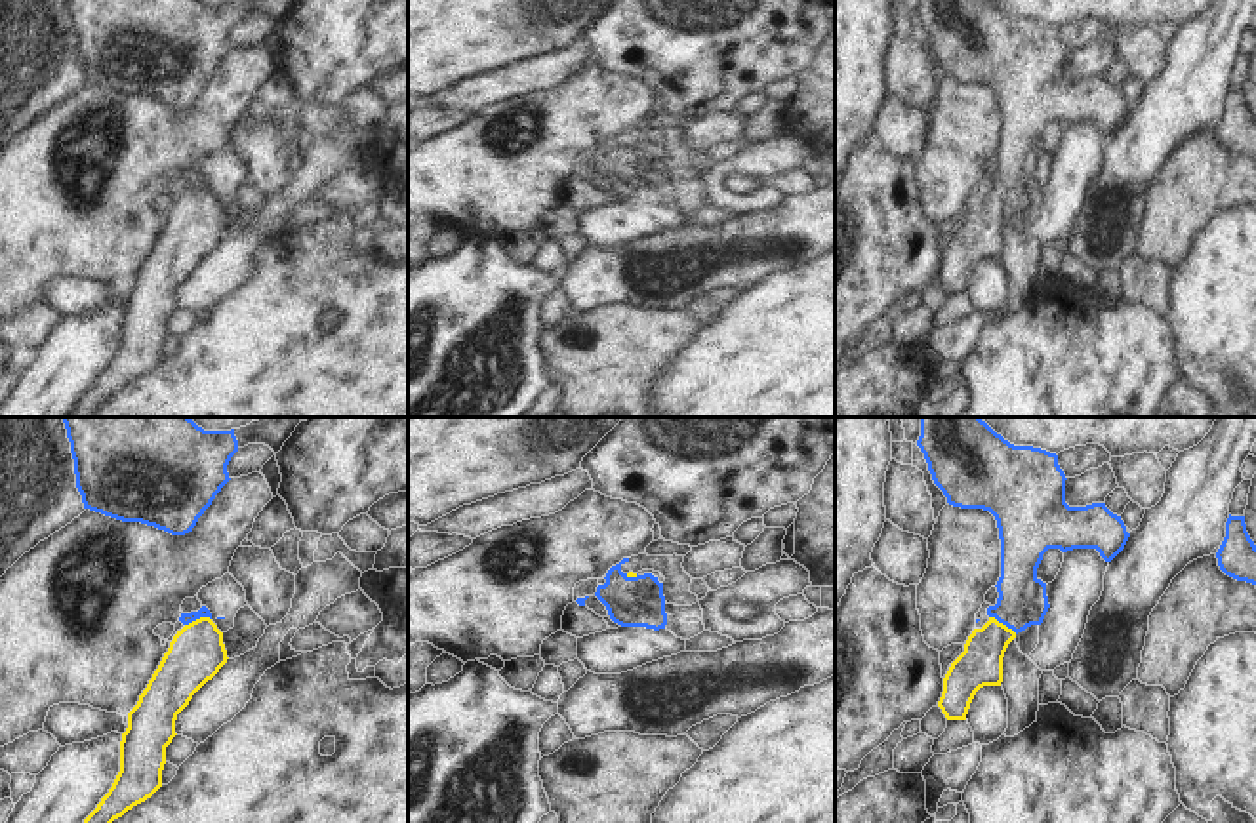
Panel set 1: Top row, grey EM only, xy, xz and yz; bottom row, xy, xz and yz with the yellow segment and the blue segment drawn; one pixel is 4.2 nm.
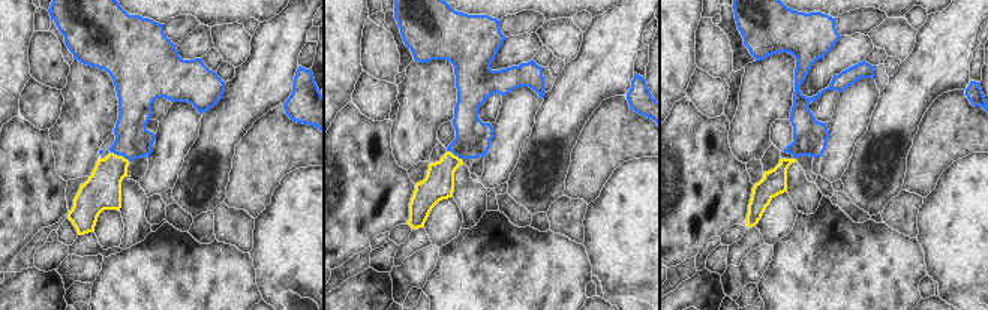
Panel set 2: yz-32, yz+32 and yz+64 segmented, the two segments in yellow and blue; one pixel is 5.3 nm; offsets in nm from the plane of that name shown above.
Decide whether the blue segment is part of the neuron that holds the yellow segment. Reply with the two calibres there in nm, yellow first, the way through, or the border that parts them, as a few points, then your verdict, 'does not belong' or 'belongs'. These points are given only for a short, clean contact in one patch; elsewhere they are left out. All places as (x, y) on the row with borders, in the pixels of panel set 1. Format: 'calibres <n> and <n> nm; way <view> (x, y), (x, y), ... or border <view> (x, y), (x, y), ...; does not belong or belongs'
calibres 180 and 220 nm; way yz (980, 663), (1001, 623), (1022, 601); belongs

